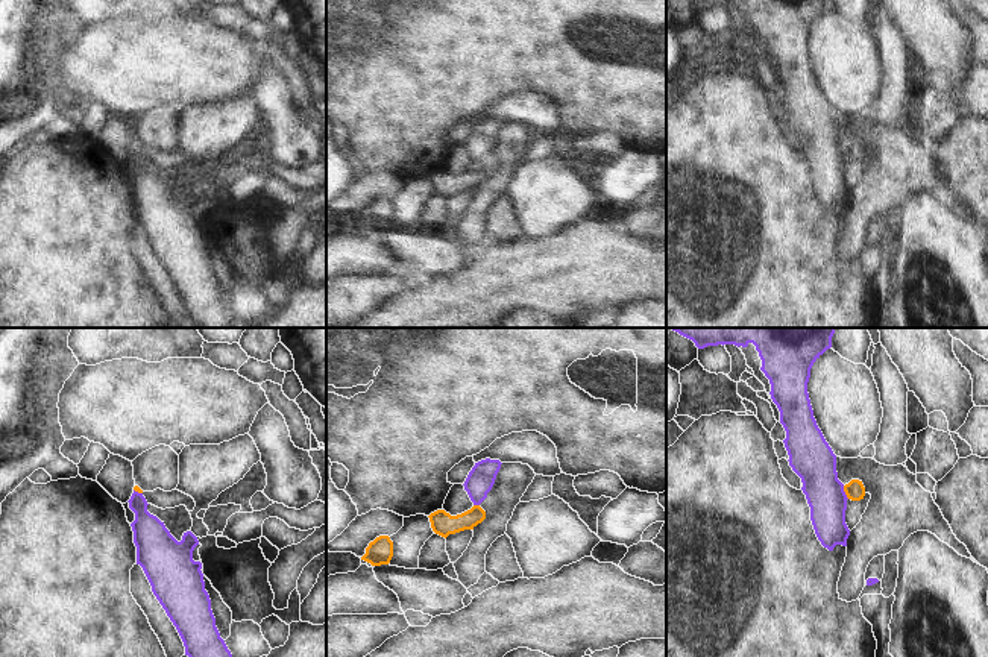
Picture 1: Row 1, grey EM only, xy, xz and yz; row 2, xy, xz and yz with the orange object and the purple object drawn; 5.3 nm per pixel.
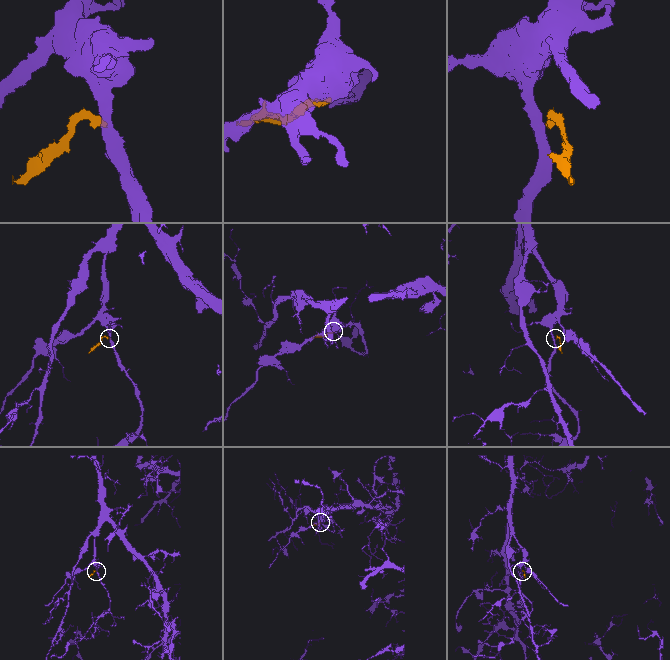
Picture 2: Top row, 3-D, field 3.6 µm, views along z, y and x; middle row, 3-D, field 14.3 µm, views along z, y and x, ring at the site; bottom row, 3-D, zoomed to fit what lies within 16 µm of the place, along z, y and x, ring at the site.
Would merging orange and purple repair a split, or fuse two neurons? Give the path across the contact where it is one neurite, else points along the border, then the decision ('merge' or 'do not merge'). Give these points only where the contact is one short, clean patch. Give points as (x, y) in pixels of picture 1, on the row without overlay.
border along yz (843, 146), (849, 158); do not merge

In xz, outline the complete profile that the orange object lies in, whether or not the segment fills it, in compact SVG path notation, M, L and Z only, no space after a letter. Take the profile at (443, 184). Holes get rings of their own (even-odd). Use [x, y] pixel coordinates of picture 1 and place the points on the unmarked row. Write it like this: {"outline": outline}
{"outline": "M474 165L470 170L457 176L451 176L445 170L437 170L428 178L433 191L446 199L449 194L474 190L486 179L486 171L480 165Z"}

